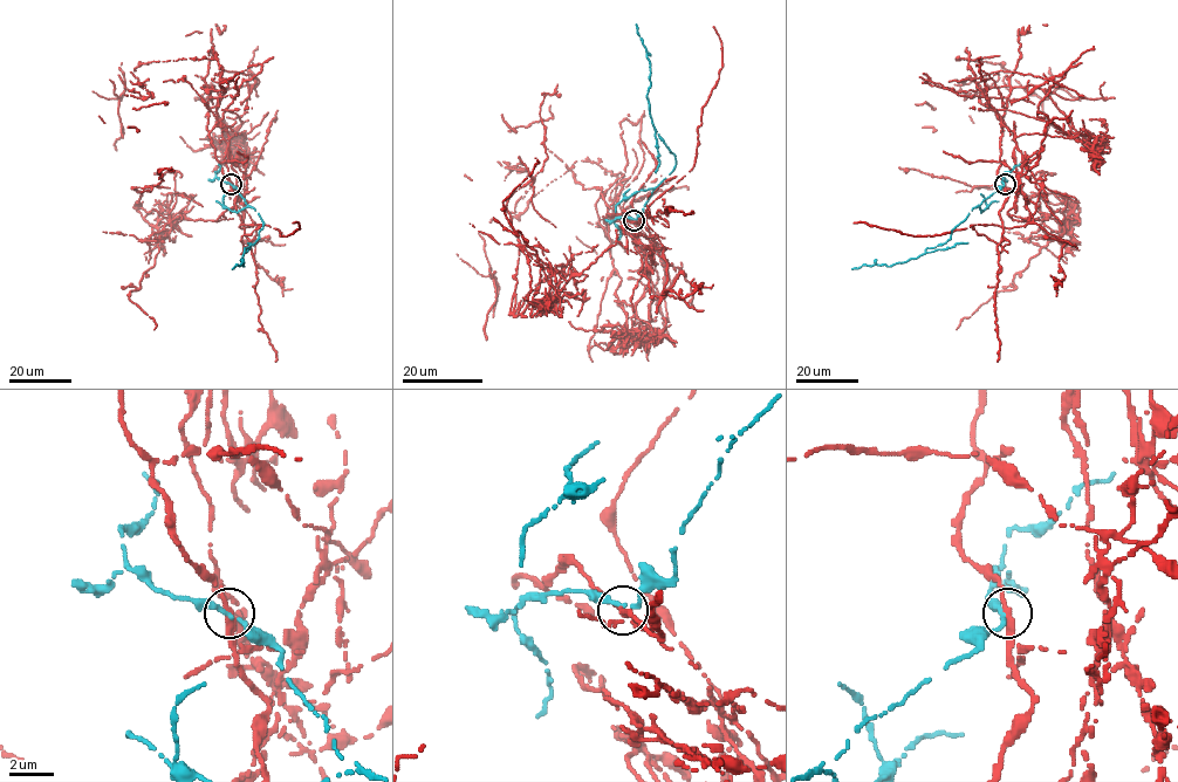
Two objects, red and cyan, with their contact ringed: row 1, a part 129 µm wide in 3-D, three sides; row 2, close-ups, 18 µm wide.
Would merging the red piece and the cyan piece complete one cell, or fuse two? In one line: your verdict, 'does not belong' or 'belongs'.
does not belong

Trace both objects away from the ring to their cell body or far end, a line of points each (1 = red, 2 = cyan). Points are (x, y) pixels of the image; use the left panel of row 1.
1: (231, 184), (218, 125), (246, 204), (245, 173), (217, 221), (159, 231), (131, 187), (171, 167)
2: (231, 184), (264, 221), (259, 239), (245, 248), (240, 261), (244, 266), (235, 265), (232, 268)

